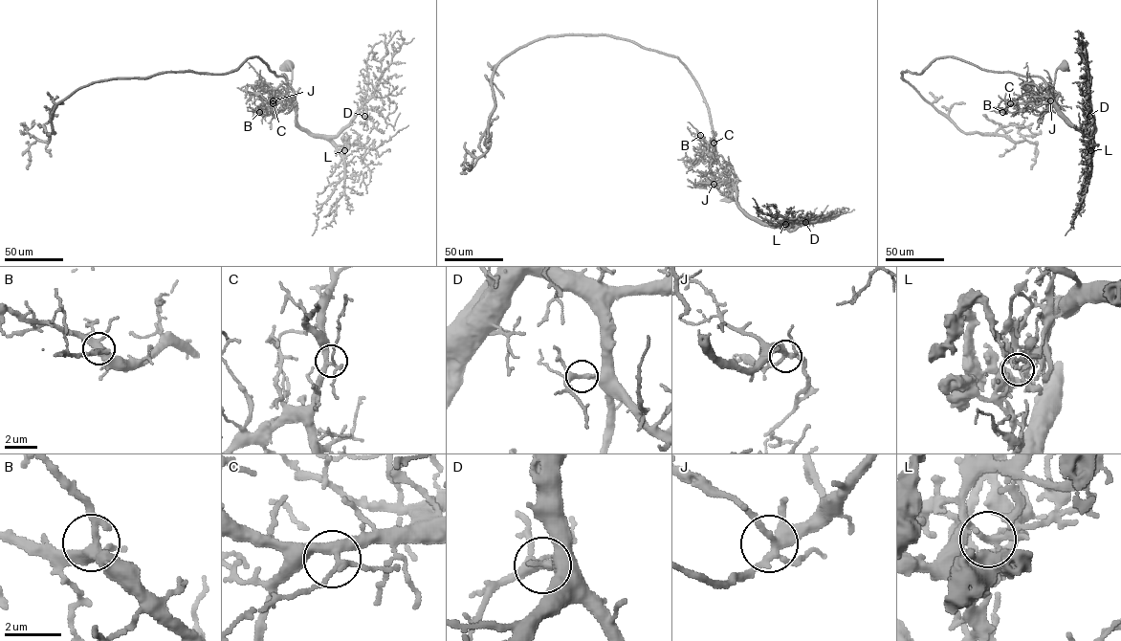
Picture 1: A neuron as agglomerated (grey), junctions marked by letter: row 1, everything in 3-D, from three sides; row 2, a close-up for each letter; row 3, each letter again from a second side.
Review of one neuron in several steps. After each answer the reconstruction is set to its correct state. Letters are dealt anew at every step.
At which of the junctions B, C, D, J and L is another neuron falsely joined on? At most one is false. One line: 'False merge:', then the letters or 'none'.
False merge: L

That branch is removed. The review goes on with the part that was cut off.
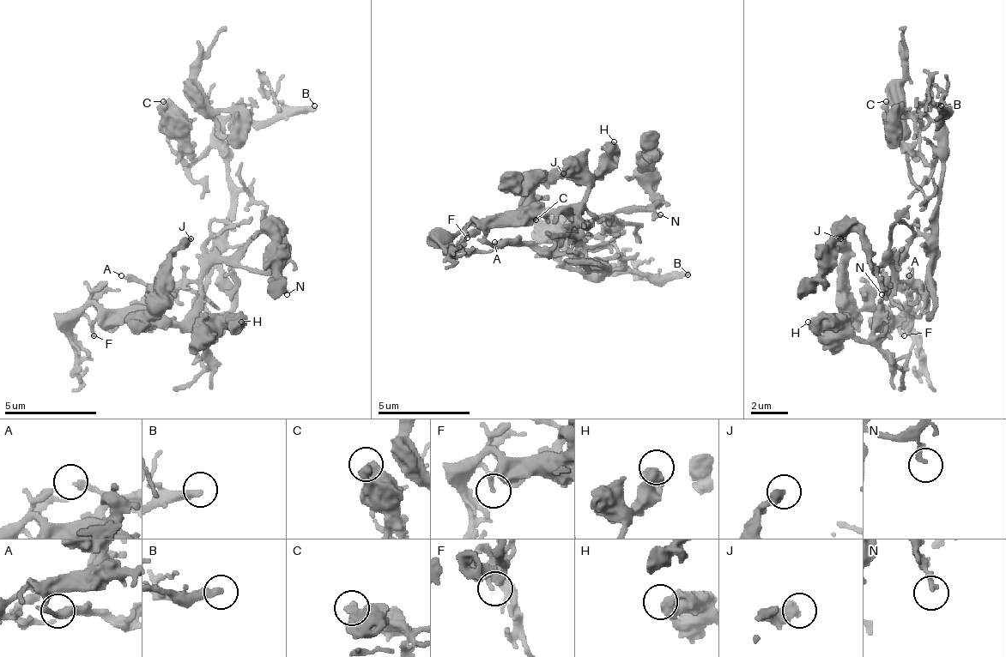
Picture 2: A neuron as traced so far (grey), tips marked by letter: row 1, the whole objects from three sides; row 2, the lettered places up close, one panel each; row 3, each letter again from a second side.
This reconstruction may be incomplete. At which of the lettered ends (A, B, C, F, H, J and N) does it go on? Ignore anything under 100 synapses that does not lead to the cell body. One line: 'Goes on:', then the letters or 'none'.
Goes on: B

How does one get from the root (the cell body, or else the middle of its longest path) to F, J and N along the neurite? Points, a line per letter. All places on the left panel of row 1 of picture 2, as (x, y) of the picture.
F: (218, 257), (218, 271), (199, 289), (144, 294), (126, 312), (103, 316), (93, 326), (93, 335)
J: (218, 257), (199, 289), (190, 280), (195, 308), (167, 322), (158, 312), (167, 262), (190, 238)
N: (218, 257), (213, 234), (209, 252), (218, 252), (245, 271), (273, 271), (282, 280), (282, 289), (287, 294)

